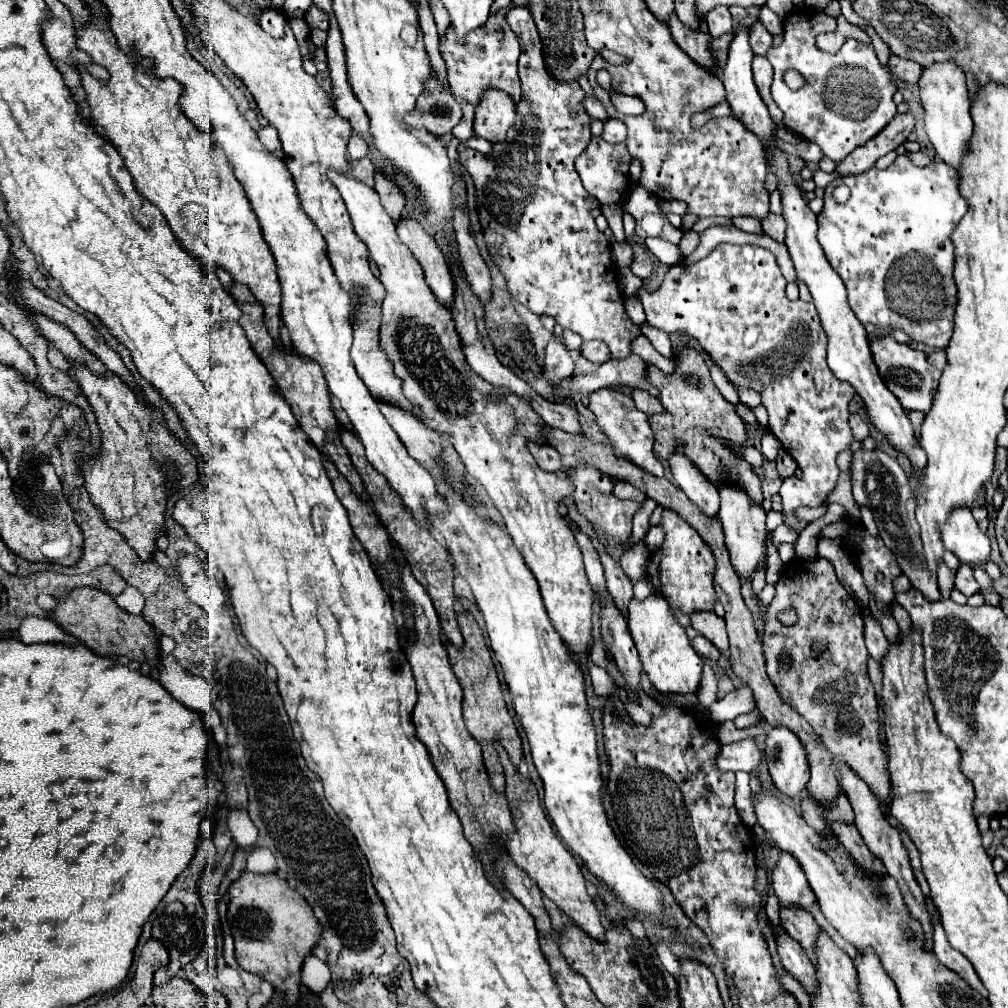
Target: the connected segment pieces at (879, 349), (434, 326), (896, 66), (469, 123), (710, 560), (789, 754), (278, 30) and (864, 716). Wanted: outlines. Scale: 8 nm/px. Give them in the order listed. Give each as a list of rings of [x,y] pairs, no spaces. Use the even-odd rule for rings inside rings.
[[[885,336],[885,338],[877,338],[869,342],[871,352],[873,352],[873,360],[879,368],[879,374],[885,382],[885,386],[899,398],[901,406],[905,410],[921,410],[921,412],[929,412],[931,402],[933,402],[933,394],[937,390],[939,378],[941,378],[941,370],[933,368],[927,362],[925,352],[913,350],[907,344],[899,344],[893,336]]]
[[[331,172],[329,178],[333,180],[333,184],[337,186],[337,190],[341,192],[347,204],[357,236],[367,244],[373,262],[381,270],[379,280],[385,288],[385,298],[381,306],[383,312],[381,312],[379,346],[387,352],[387,358],[391,358],[395,376],[403,380],[403,394],[407,396],[407,400],[411,400],[411,404],[415,404],[421,410],[421,418],[429,428],[451,436],[451,444],[457,450],[461,462],[465,464],[467,474],[485,488],[495,508],[501,512],[507,532],[511,534],[515,546],[521,550],[527,566],[535,574],[553,628],[559,632],[561,640],[569,646],[575,658],[587,654],[593,640],[591,638],[593,592],[585,576],[583,558],[575,540],[575,532],[571,532],[569,518],[559,512],[561,500],[565,496],[573,496],[573,484],[571,480],[567,480],[567,474],[549,474],[541,470],[527,448],[529,442],[547,444],[547,434],[545,434],[547,424],[523,398],[513,396],[513,392],[507,392],[507,388],[495,388],[487,384],[475,370],[471,370],[471,366],[467,366],[461,348],[461,338],[457,336],[455,322],[451,316],[451,308],[435,300],[435,294],[431,292],[431,288],[423,278],[423,270],[419,262],[415,260],[411,250],[397,238],[395,224],[381,206],[377,192],[359,180],[341,176],[337,172]]]
[[[891,54],[891,58],[889,58],[889,70],[895,76],[899,76],[905,84],[917,84],[917,80],[921,76],[921,66],[917,62],[899,58],[895,54]]]
[[[457,98],[457,102],[463,108],[463,120],[453,128],[453,134],[459,136],[461,142],[465,142],[473,134],[473,106],[467,104],[465,100],[459,100],[459,98]]]
[[[665,508],[661,526],[665,528],[665,542],[661,548],[655,550],[655,556],[647,564],[649,580],[661,596],[667,598],[671,612],[677,614],[693,614],[699,610],[713,610],[717,602],[717,594],[713,588],[713,574],[715,574],[715,556],[711,548],[703,542],[695,528],[689,526],[685,518],[681,518],[675,510]]]
[[[775,726],[767,734],[765,760],[773,784],[787,796],[799,796],[809,782],[809,760],[801,740],[785,726]]]
[[[269,8],[269,10],[265,10],[263,16],[259,18],[259,24],[261,24],[261,28],[263,28],[267,34],[279,38],[279,36],[283,36],[285,16],[283,16],[277,8]]]
[[[825,558],[791,560],[789,564],[783,566],[781,578],[775,584],[775,588],[777,592],[775,592],[773,602],[767,608],[765,634],[763,634],[763,654],[765,654],[767,676],[771,684],[775,686],[775,690],[779,692],[781,700],[789,704],[793,710],[797,710],[811,724],[811,728],[821,736],[827,750],[833,756],[843,756],[843,762],[857,776],[861,776],[861,780],[867,780],[867,786],[871,788],[871,792],[879,796],[881,812],[885,812],[889,808],[887,798],[891,794],[891,782],[889,782],[889,770],[887,770],[887,756],[883,752],[883,744],[879,738],[877,696],[867,674],[869,652],[863,640],[863,618],[861,618],[859,606],[855,598],[837,580],[831,562]],[[789,608],[797,612],[797,624],[787,628],[777,620],[777,612],[789,610]],[[783,652],[791,654],[791,660],[793,660],[791,668],[787,670],[779,666],[779,654]]]

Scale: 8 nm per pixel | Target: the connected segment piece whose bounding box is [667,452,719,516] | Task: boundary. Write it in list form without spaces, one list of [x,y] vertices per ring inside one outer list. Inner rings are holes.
[[[673,452],[669,456],[669,468],[675,478],[675,484],[687,494],[687,498],[697,504],[707,516],[719,514],[719,492],[717,488],[683,456],[683,452]]]

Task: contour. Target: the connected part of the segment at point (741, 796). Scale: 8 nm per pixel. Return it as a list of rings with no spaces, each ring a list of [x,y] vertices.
[[[736,772],[735,782],[735,806],[742,822],[750,829],[755,825],[757,818],[751,800],[750,778],[751,774],[746,772]]]

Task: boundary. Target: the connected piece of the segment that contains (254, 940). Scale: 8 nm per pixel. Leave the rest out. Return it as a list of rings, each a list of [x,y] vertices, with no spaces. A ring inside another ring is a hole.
[[[243,872],[229,886],[229,926],[233,926],[235,960],[251,974],[271,982],[275,990],[285,994],[285,1002],[291,1006],[299,996],[301,964],[311,954],[321,926],[315,920],[311,906],[301,898],[285,880],[277,874],[253,874]]]

